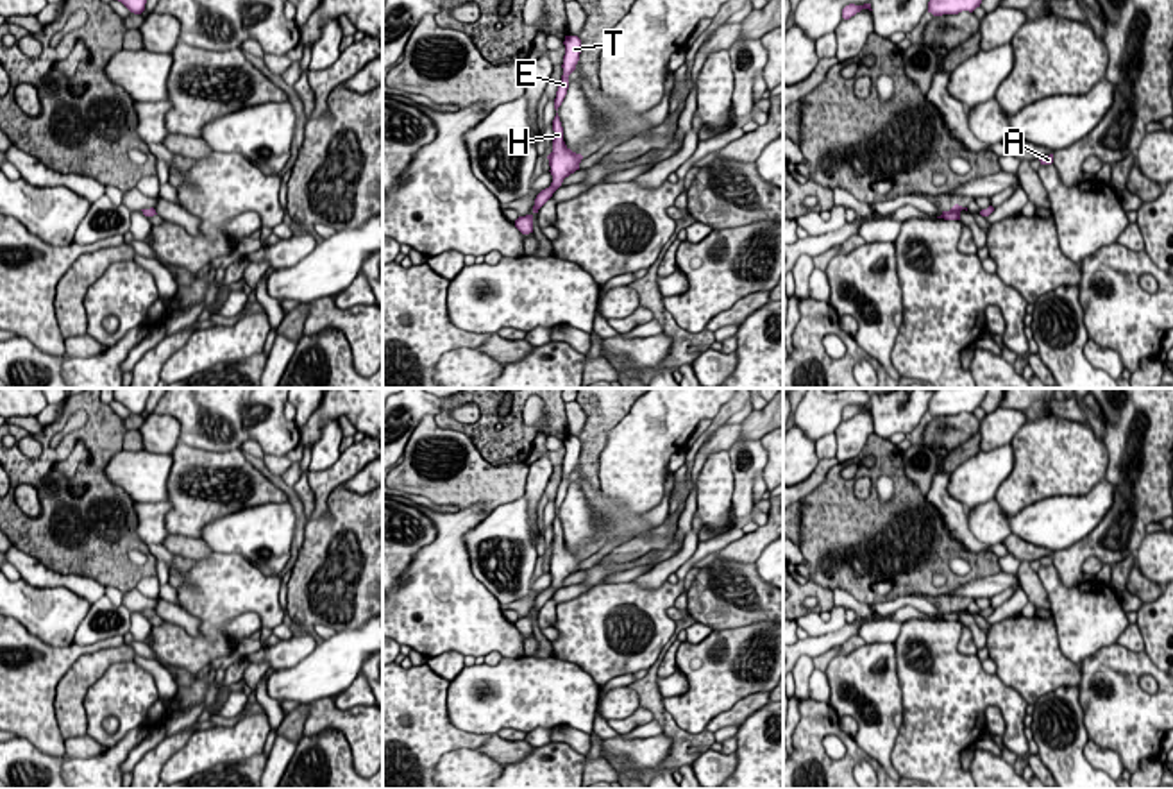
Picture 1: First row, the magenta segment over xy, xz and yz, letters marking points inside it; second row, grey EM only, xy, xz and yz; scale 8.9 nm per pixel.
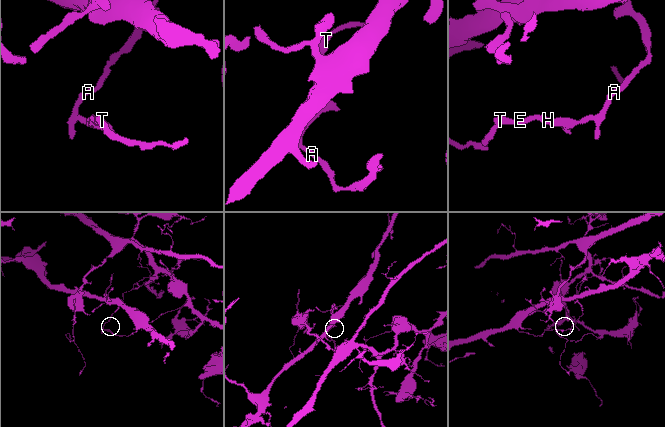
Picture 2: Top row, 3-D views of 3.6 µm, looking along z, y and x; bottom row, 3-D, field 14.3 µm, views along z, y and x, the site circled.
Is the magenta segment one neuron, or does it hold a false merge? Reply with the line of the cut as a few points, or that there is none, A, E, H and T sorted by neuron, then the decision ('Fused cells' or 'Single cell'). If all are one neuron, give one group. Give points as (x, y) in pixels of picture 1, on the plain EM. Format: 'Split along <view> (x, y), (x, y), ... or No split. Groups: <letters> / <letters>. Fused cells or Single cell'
Split along xz (546, 589), (551, 594). Groups: A / E H T. Fused cells

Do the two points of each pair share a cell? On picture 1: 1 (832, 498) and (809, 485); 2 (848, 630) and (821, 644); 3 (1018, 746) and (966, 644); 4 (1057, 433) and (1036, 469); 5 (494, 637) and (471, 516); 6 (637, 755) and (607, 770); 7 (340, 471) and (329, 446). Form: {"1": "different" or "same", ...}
{"1": "different", "2": "same", "3": "different", "4": "same", "5": "same", "6": "different", "7": "different"}

